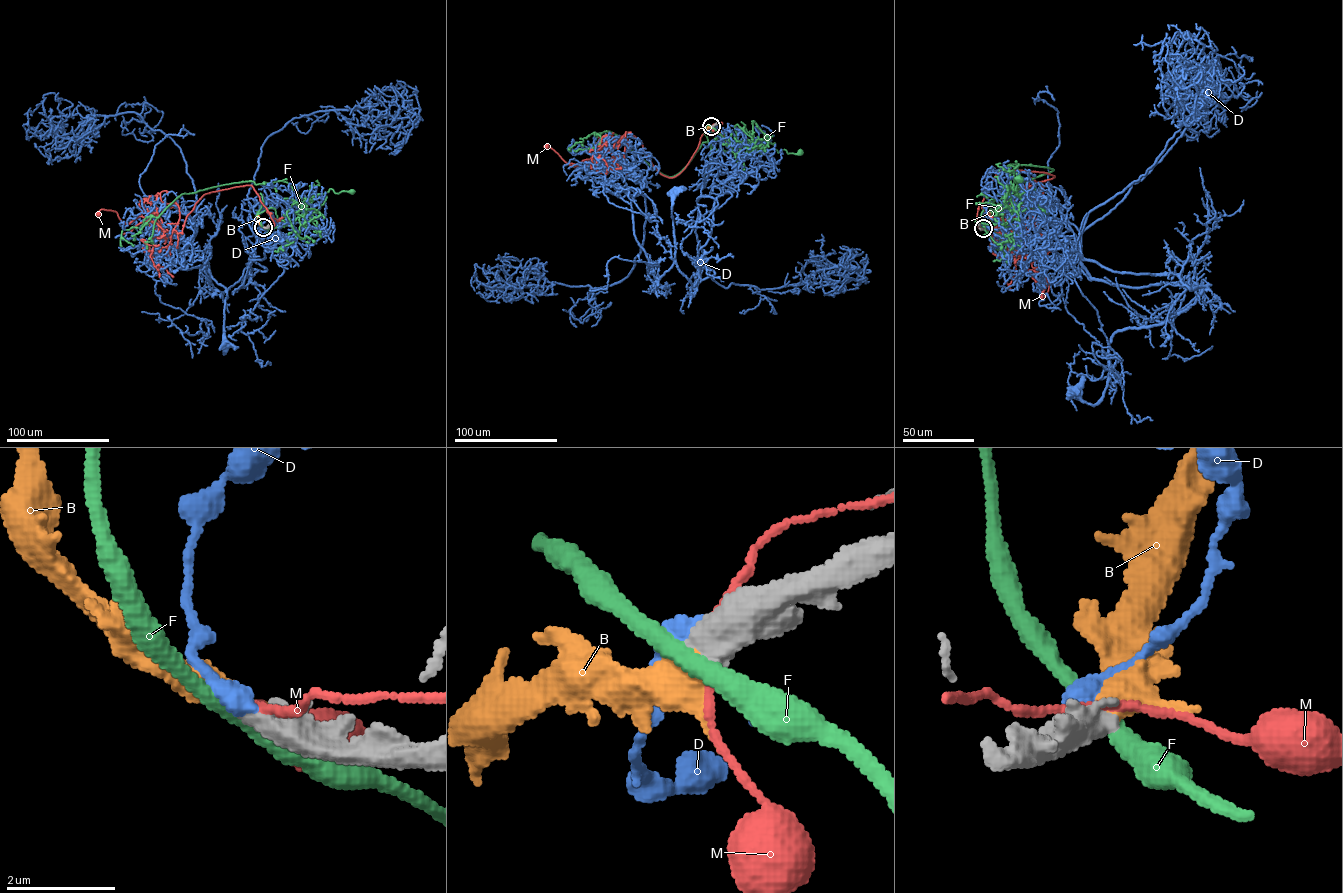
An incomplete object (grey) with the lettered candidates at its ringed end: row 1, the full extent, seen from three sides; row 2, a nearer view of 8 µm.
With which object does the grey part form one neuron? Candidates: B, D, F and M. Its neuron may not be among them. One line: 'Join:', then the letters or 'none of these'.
Join: B

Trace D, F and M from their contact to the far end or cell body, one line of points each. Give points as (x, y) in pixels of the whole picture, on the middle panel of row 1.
D: (711, 126), (738, 154), (740, 183), (716, 199), (697, 255), (714, 274), (695, 289), (676, 263), (672, 193)
F: (711, 126), (728, 142), (751, 154), (772, 149), (800, 152)
M: (712, 126), (722, 123), (672, 177), (630, 132), (573, 166), (546, 146)

